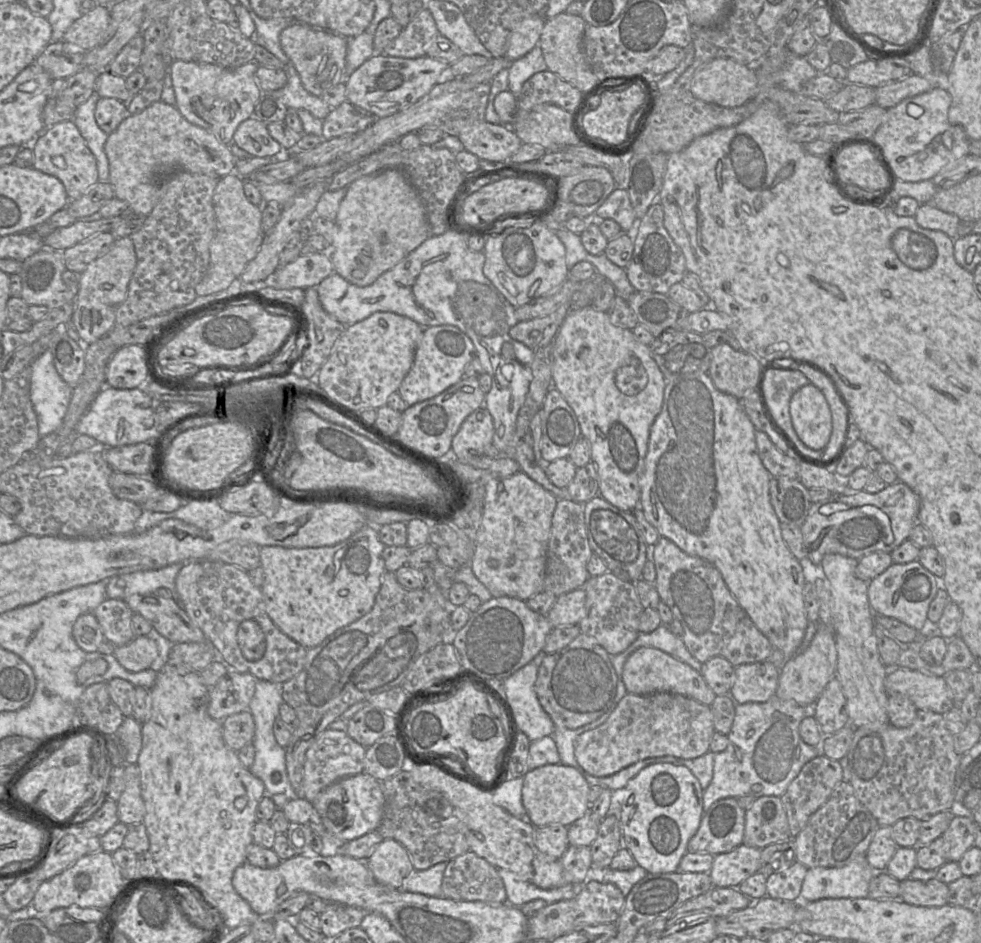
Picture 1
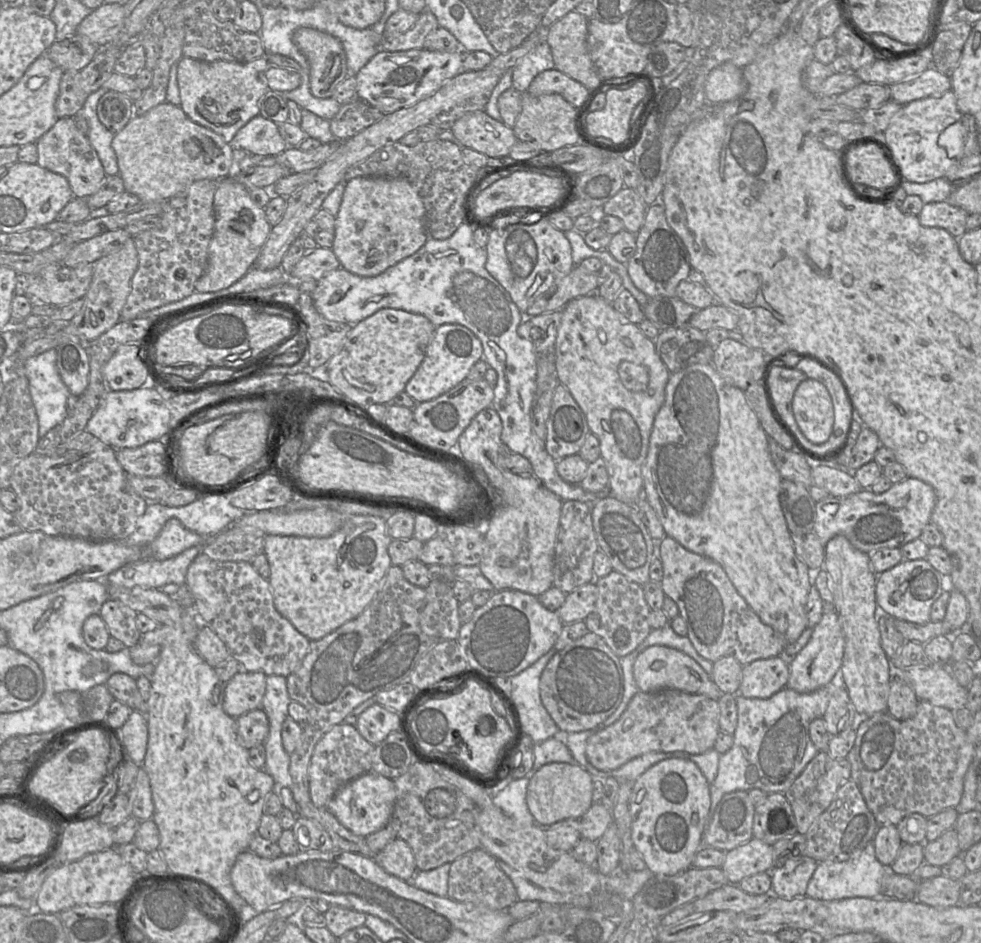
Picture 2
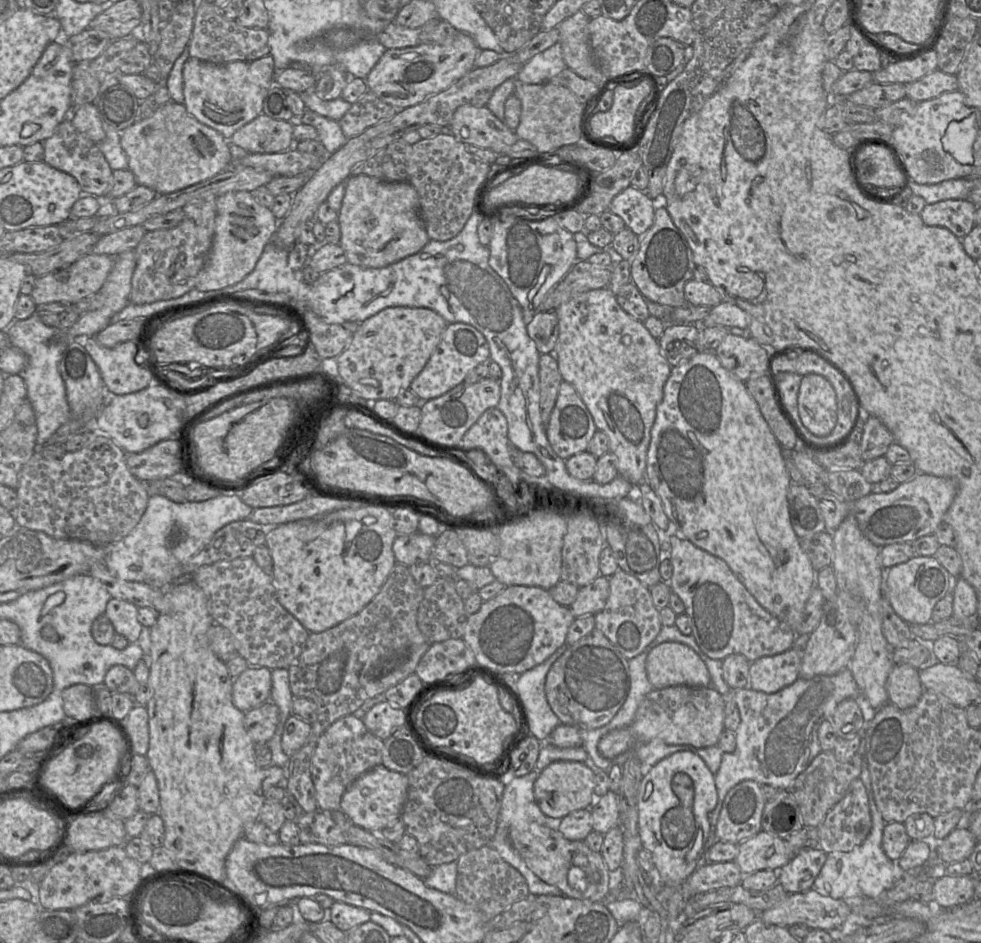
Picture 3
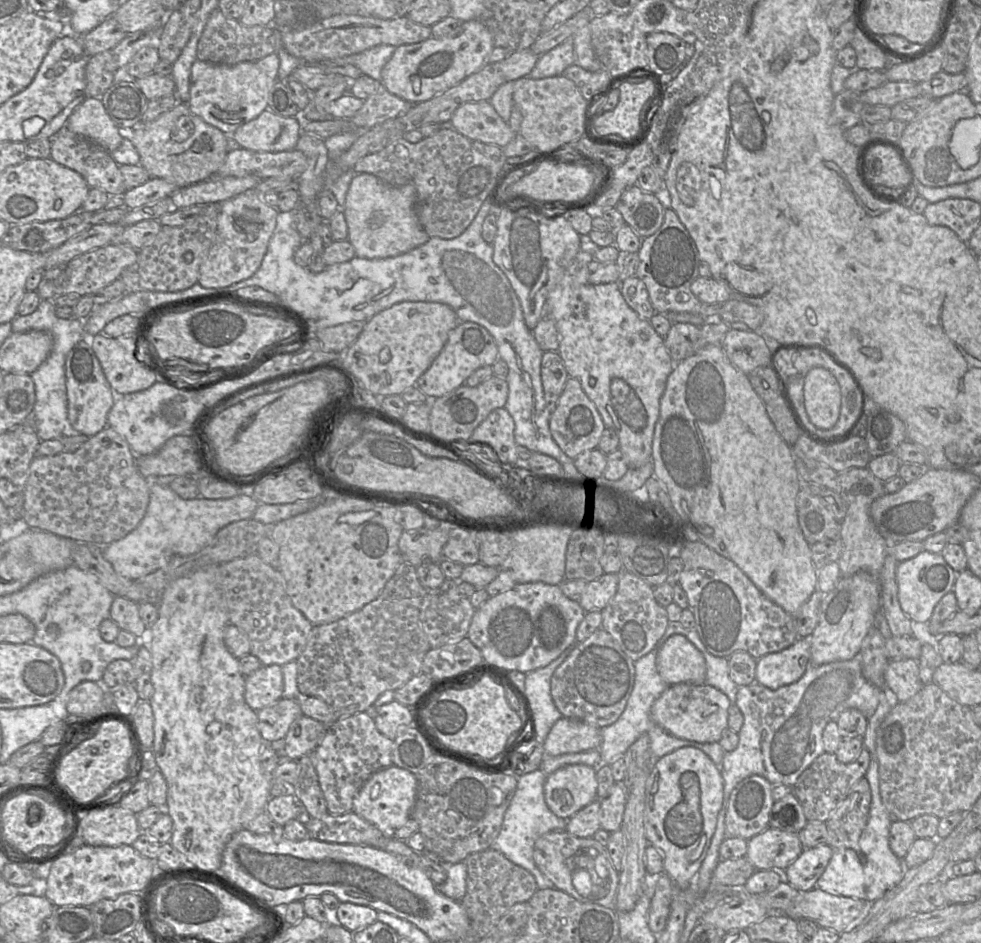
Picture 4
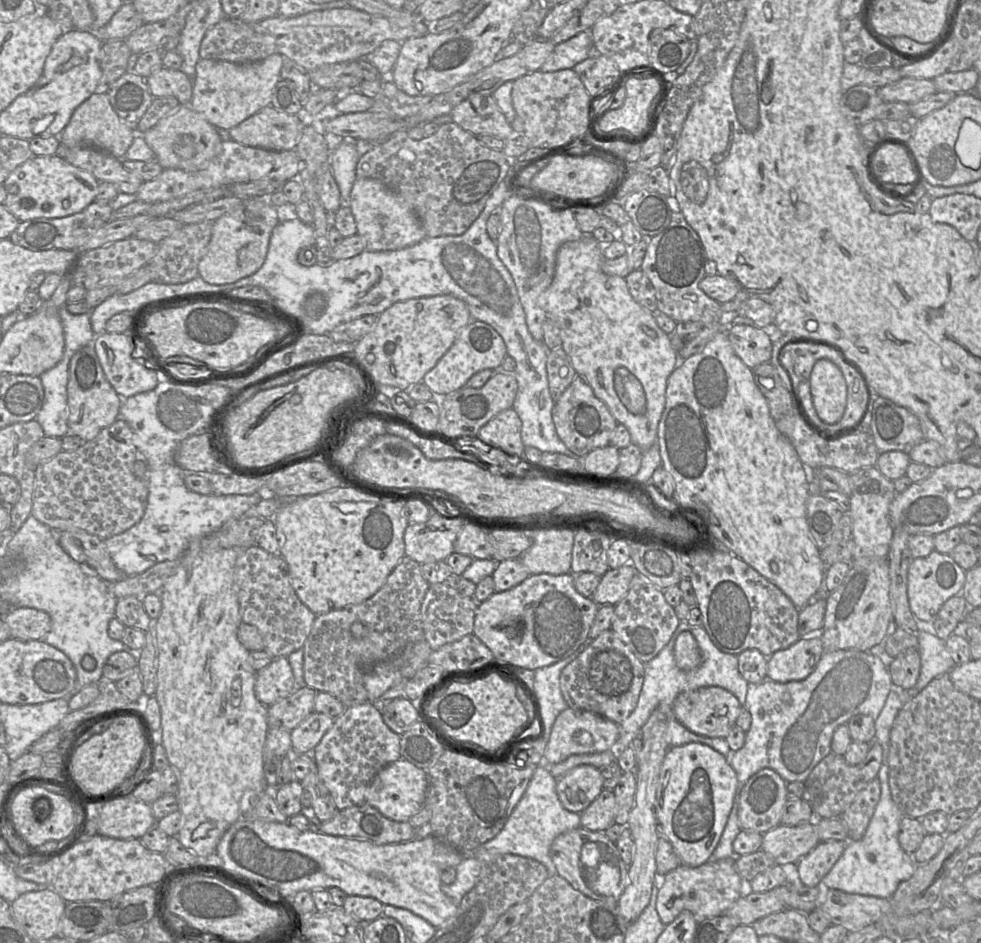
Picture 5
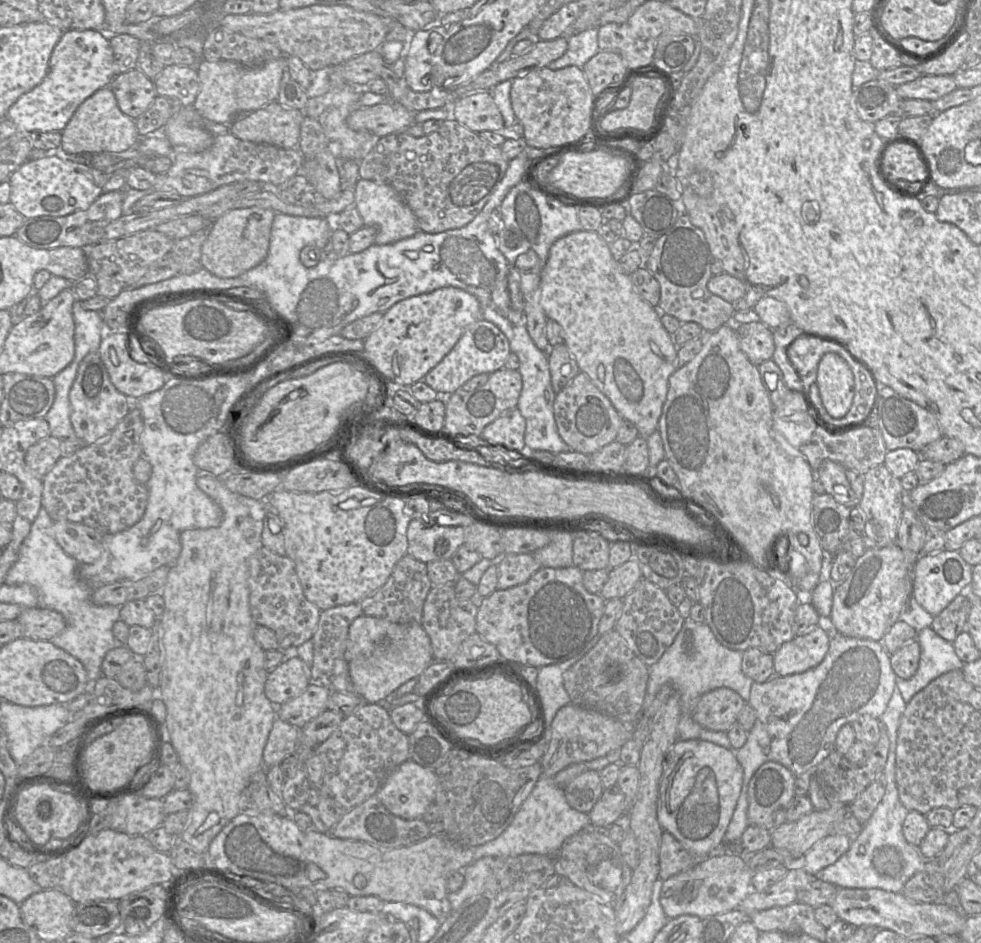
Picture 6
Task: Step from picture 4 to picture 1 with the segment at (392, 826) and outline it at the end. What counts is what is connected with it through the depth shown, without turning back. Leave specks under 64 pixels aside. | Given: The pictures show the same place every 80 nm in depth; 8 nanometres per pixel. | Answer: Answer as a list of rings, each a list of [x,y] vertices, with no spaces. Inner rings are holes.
[[[358,773],[332,783],[322,790],[311,804],[329,832],[329,836],[322,837],[320,856],[329,857],[338,854],[339,847],[344,843],[377,830],[382,819],[385,798],[381,781],[367,773]]]

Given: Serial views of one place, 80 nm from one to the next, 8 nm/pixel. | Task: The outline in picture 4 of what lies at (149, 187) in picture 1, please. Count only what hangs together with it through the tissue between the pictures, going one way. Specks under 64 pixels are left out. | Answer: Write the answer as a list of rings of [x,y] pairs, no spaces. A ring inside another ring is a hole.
[[[178,103],[148,124],[139,124],[125,132],[135,146],[140,165],[151,178],[164,179],[178,188],[204,181],[216,175],[227,155],[226,135],[193,114],[185,103]]]

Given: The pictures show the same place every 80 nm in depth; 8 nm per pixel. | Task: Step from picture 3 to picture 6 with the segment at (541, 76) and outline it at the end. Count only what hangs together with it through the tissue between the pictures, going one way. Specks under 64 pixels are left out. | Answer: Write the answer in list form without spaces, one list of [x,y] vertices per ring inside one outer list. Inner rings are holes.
[[[594,27],[568,37],[568,48],[565,54],[548,65],[551,70],[568,66],[582,69],[592,57],[600,51],[598,45],[598,27]]]

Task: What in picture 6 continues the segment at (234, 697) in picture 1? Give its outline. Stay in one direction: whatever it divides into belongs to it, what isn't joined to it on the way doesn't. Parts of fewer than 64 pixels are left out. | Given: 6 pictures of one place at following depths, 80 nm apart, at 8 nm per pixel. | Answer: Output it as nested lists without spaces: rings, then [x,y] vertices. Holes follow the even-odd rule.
[[[293,655],[268,672],[264,692],[275,706],[301,695],[311,683],[311,667]]]

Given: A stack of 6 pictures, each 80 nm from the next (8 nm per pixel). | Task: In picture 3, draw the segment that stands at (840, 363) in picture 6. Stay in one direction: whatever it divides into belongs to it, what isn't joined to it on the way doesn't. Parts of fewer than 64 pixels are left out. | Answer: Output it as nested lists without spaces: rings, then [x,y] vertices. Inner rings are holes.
[[[803,376],[798,393],[798,410],[802,424],[816,436],[827,436],[837,422],[837,397],[824,376]]]

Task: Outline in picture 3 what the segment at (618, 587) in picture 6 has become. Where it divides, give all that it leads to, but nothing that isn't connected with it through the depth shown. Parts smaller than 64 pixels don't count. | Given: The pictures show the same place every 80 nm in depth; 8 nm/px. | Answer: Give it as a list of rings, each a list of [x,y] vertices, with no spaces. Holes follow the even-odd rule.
[[[603,575],[579,588],[575,601],[569,606],[573,616],[577,618],[600,612],[606,604],[609,592],[609,577]]]

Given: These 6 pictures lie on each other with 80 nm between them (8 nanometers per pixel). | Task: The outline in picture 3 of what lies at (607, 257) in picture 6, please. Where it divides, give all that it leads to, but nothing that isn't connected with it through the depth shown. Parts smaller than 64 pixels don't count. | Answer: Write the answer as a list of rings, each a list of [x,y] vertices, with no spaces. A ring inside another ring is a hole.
[[[607,287],[590,290],[575,296],[557,307],[555,313],[558,317],[558,339],[553,354],[556,357],[563,381],[570,383],[574,387],[591,413],[597,430],[607,435],[609,439],[609,452],[617,457],[617,470],[619,476],[622,476],[634,485],[639,485],[644,481],[645,477],[647,452],[651,439],[651,429],[656,418],[657,406],[664,396],[664,385],[671,373],[672,366],[661,354],[658,339],[650,334],[643,322],[634,319],[619,306],[616,295]]]

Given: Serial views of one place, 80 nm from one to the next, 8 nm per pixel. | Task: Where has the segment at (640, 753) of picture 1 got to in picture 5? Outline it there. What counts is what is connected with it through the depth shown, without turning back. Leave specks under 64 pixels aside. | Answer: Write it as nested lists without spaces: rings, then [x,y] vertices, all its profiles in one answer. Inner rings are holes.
[[[701,687],[680,693],[672,706],[674,718],[691,732],[710,737],[725,738],[736,726],[736,719],[741,711],[737,697],[721,687]]]

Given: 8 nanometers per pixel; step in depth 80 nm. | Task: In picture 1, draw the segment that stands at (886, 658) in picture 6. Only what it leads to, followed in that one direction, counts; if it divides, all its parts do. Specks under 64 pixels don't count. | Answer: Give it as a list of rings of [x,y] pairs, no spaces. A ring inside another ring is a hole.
[[[772,697],[766,702],[751,702],[735,705],[735,716],[731,730],[727,734],[728,745],[725,750],[714,753],[713,777],[703,791],[703,809],[707,811],[716,801],[725,798],[737,798],[752,795],[754,797],[780,797],[789,784],[799,774],[802,767],[820,753],[820,747],[805,743],[799,734],[801,721],[813,717],[814,705],[800,705],[793,701]]]

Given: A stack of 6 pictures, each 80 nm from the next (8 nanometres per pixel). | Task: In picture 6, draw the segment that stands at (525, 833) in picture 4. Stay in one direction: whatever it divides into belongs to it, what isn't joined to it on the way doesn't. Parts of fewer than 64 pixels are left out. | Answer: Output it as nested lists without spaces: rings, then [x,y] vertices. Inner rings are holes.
[[[542,774],[504,832],[494,840],[474,847],[473,862],[486,856],[512,857],[531,853],[556,858],[569,837],[588,827],[592,827],[589,813],[572,808],[566,800],[563,788],[553,778]]]

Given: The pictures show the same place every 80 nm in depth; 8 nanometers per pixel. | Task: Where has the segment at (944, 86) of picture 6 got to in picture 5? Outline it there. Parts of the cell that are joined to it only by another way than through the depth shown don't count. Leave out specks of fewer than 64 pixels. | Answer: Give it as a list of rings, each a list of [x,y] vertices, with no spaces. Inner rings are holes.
[[[902,77],[889,85],[877,88],[883,102],[915,103],[937,92],[933,80]]]

